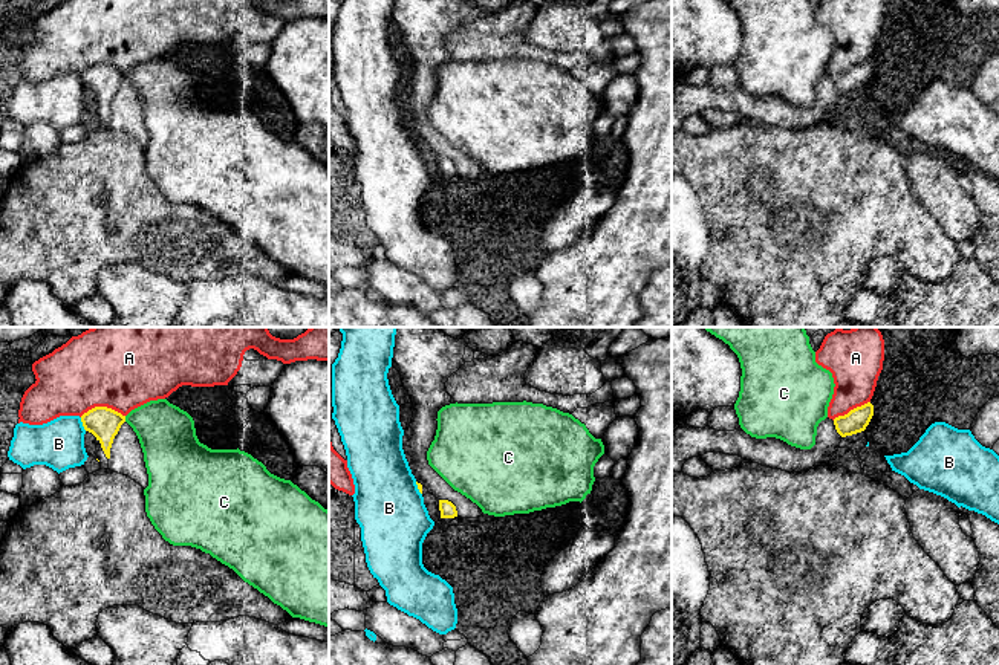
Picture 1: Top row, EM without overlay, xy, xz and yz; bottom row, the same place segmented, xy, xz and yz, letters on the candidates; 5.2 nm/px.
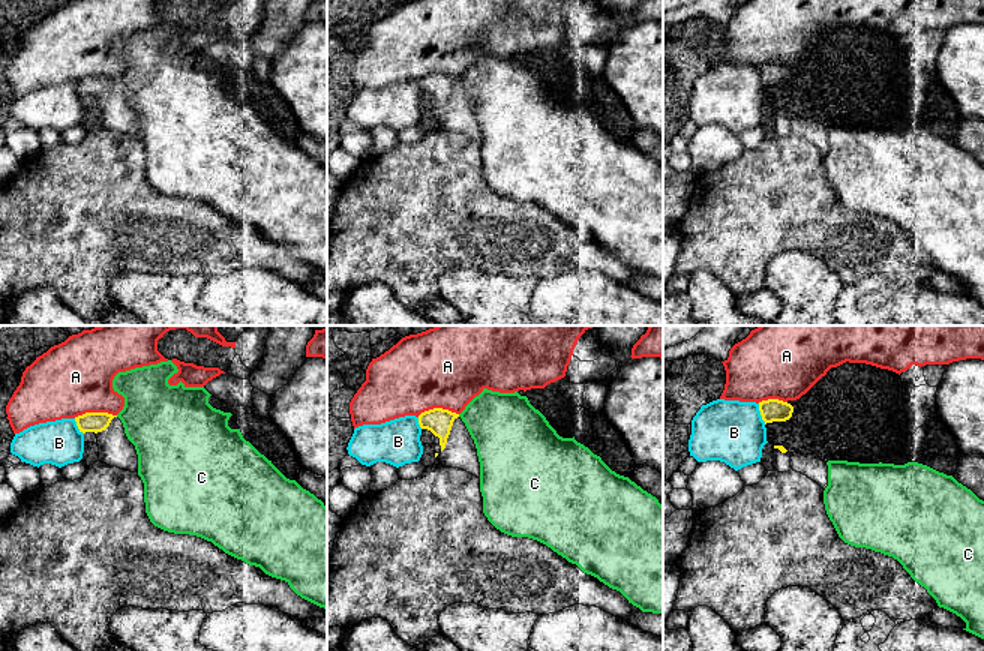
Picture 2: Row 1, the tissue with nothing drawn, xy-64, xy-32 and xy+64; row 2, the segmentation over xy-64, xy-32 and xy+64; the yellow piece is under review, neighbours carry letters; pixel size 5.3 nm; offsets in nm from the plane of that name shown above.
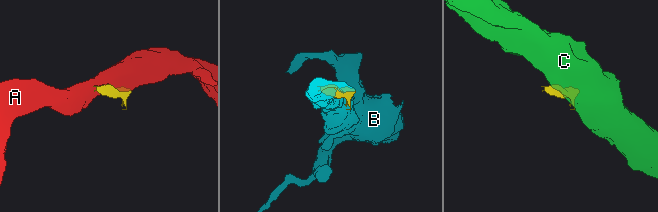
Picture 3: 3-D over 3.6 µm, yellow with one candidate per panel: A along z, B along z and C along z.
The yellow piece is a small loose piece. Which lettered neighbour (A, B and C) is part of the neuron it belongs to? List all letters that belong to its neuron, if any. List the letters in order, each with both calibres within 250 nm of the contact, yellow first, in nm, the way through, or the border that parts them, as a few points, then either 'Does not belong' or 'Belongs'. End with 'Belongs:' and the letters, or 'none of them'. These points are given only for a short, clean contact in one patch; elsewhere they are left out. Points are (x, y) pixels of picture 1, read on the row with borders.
A: Thickness 170 nm (yellow) against 480 nm. Does not belong
B: Thickness 170 nm (yellow) against 260 nm. Does not belong
C: Thickness 170 nm (yellow) against 300 nm. Boundary: xy (124, 416), (126, 421). Does not belong
Belongs: none of them

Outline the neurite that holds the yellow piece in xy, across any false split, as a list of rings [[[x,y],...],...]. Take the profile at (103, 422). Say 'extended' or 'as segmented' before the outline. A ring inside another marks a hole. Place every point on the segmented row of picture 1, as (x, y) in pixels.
extended | [[[95,407],[81,416],[81,422],[96,437],[93,457],[99,460],[101,469],[109,469],[110,448],[125,416],[107,407]]]

